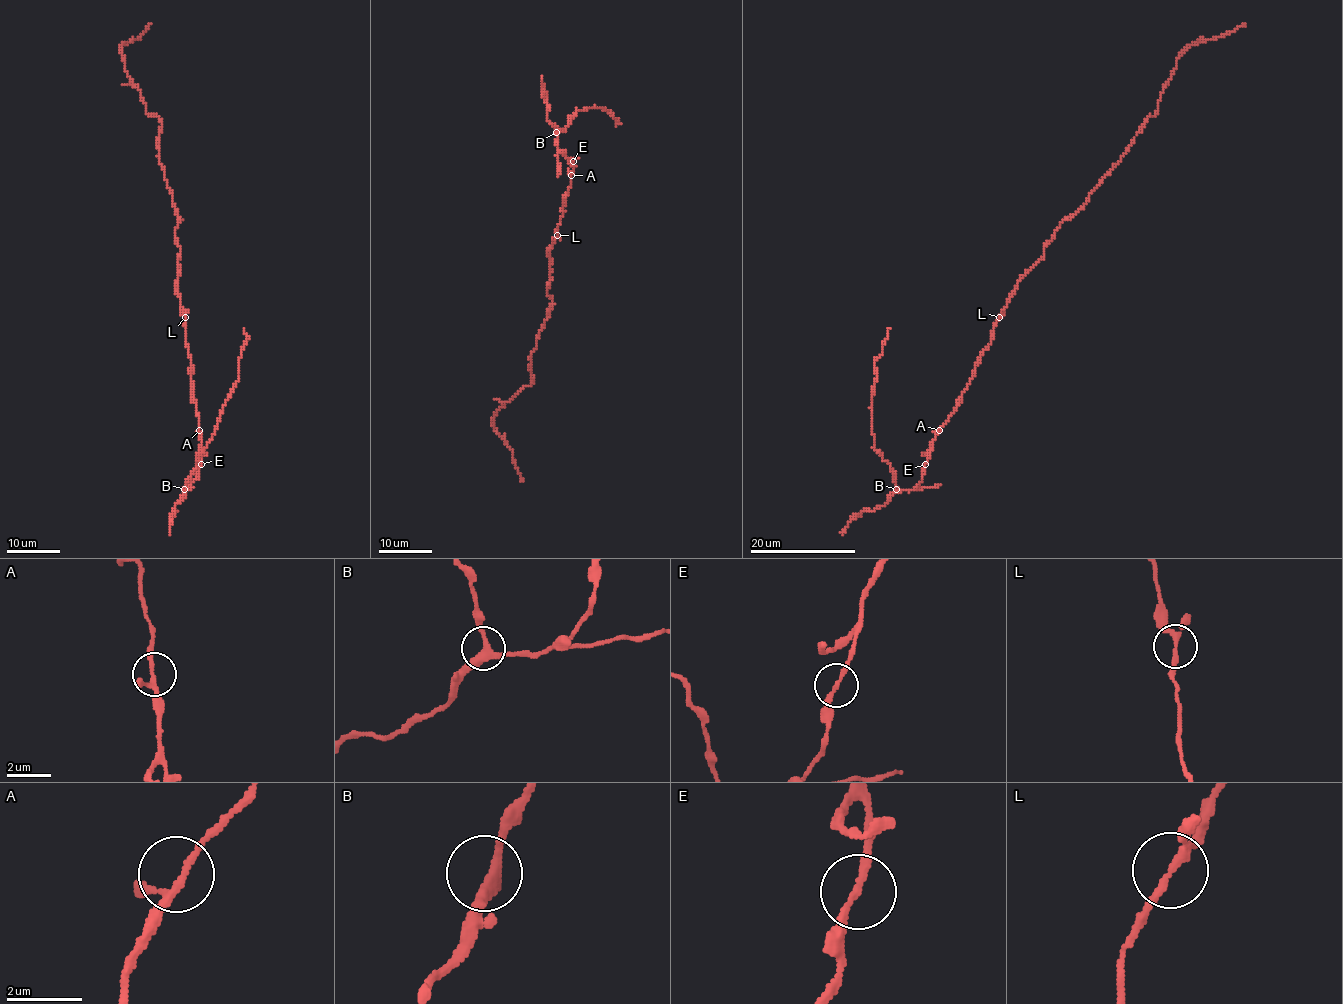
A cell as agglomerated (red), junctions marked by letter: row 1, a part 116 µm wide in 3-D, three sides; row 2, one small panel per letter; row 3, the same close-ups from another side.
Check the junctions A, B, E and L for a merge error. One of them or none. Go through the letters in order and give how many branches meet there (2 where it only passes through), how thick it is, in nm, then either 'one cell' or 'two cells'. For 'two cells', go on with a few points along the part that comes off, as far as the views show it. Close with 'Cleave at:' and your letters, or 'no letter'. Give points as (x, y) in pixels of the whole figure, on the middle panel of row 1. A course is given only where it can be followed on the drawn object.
A: branches 3; calibre 170 nm; one cell
B: branches 3; calibre 280 nm; one cell
E: branches 2; calibre 180 nm; one cell
L: branches 3; calibre 180 nm; one cell
Cleave at: no letter

